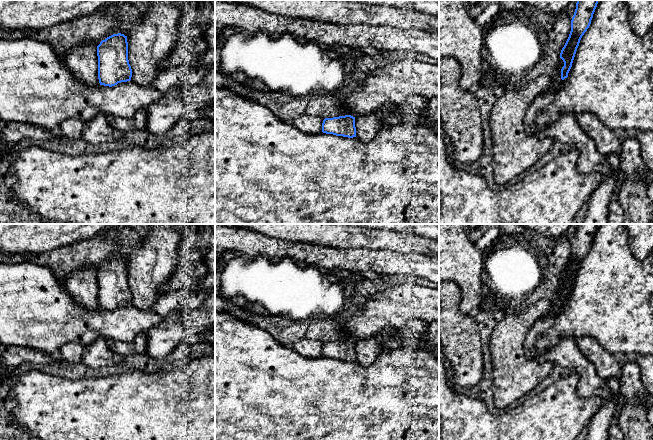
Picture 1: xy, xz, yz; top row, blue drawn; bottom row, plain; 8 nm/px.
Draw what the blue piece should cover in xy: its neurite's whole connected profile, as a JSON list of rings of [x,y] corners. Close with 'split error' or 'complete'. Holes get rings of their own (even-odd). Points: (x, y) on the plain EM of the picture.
[[[118,257],[102,264],[97,270],[97,280],[100,309],[112,311],[131,304],[127,260]]]; complete

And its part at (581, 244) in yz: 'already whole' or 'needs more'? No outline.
already whole

